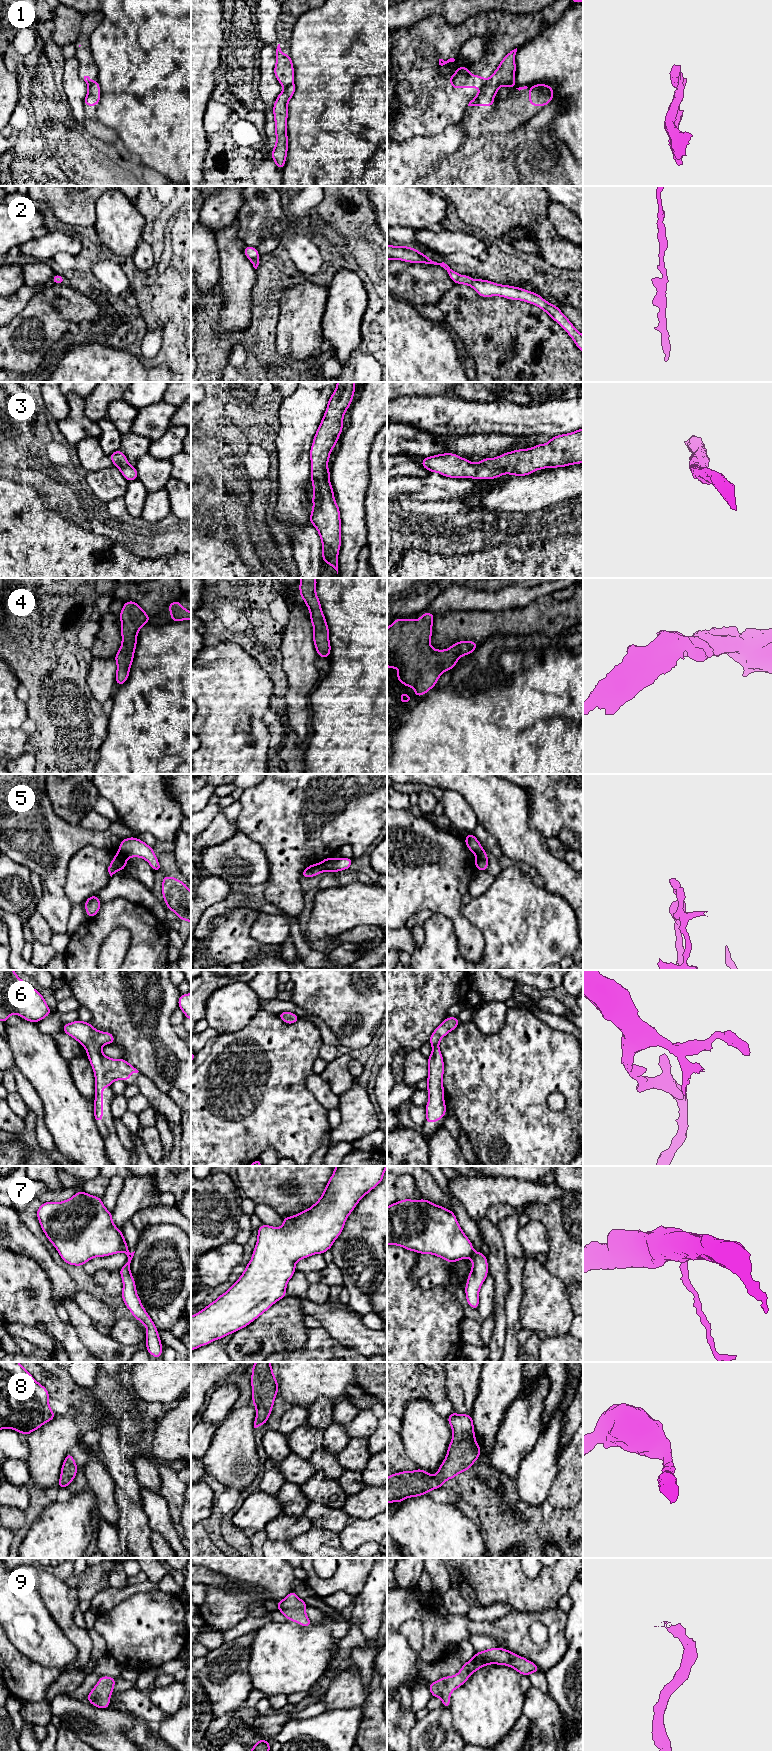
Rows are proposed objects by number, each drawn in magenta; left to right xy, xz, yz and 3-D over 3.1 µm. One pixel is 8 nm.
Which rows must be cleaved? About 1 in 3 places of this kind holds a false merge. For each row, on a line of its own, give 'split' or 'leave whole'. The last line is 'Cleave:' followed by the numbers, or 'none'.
1: split
2: leave whole
3: leave whole
4: leave whole
5: split
6: leave whole
7: split
8: leave whole
9: leave whole
Cleave: 1, 5, 7

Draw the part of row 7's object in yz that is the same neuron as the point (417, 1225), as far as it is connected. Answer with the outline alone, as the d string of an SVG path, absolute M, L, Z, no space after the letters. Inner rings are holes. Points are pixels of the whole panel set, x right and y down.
M423 1198L404 1199L387 1207L387 1245L398 1245L419 1254L433 1254L449 1263L471 1258L474 1249L455 1213Z

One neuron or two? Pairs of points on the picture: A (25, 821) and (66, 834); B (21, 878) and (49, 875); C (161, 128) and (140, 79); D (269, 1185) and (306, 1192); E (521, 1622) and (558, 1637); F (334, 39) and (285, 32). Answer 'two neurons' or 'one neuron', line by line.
A: one neuron
B: two neurons
C: one neuron
D: one neuron
E: one neuron
F: two neurons

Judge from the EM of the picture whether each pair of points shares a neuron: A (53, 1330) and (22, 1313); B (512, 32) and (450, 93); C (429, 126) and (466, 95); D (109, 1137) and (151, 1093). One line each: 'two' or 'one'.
A: one
B: one
C: one
D: one

